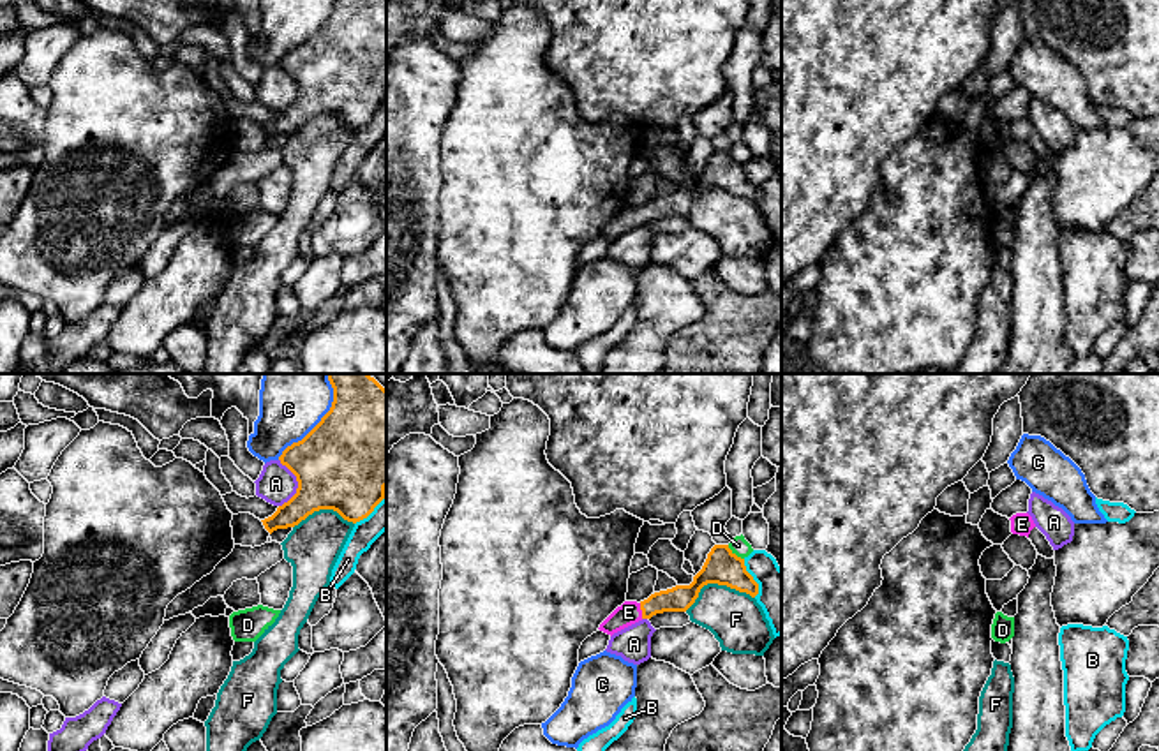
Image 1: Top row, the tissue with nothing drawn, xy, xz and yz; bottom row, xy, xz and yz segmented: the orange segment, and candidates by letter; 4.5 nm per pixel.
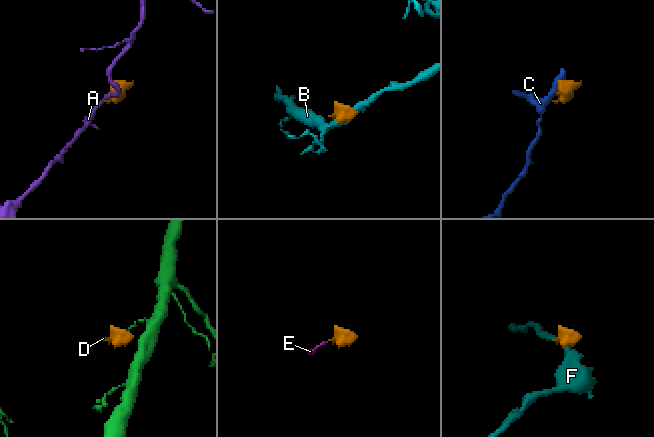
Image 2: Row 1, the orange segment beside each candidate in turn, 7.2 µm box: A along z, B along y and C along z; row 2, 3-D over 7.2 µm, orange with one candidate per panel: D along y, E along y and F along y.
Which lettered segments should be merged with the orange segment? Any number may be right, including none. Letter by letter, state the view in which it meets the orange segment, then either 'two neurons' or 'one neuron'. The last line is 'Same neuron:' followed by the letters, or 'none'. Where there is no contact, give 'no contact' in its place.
A: meets orange in xy; two neurons
B: meets orange in xz; two neurons
C: meets orange in xy; two neurons
D: meets orange in xz; two neurons
E: meets orange in xz; one neuron
F: meets orange in xz; two neurons
Same neuron: E

